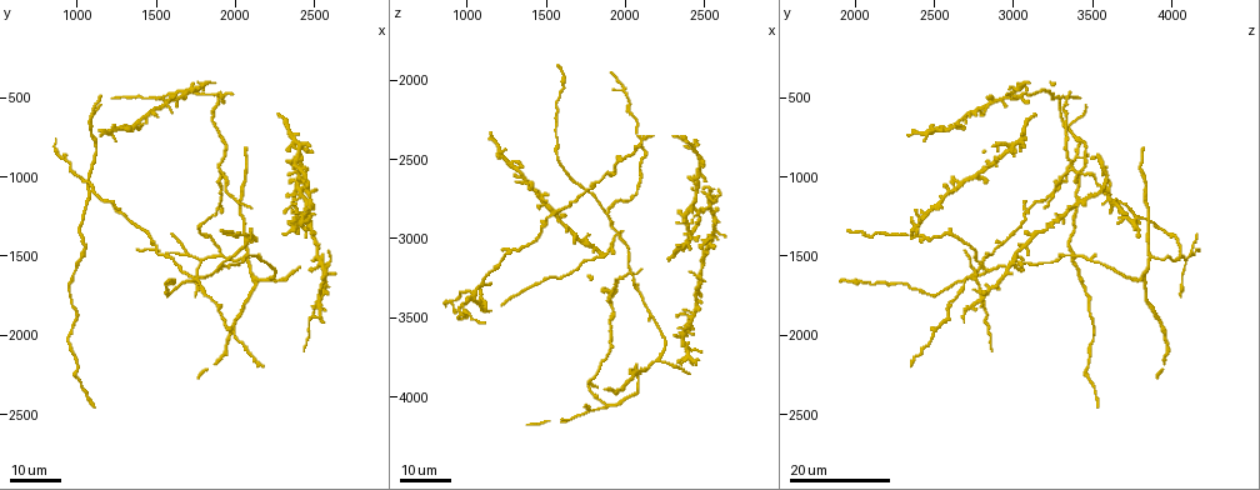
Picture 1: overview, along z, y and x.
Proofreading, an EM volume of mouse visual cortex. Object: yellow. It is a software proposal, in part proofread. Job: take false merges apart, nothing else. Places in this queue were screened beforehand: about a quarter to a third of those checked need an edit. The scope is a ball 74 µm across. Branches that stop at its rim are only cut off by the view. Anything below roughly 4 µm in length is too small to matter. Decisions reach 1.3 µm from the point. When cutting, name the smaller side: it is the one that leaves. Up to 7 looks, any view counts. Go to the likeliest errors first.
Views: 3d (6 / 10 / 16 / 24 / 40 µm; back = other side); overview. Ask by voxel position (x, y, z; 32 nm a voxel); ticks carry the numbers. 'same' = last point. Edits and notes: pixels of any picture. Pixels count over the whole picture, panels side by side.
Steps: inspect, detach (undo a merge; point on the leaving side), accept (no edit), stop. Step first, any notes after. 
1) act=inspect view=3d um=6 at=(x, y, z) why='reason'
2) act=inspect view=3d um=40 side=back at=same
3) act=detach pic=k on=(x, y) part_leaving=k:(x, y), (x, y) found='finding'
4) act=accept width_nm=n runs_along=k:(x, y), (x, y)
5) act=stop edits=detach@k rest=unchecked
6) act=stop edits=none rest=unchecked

act=inspect view=3d um=16 at=(1780, 1660, 2720) why='looks like a crossing'

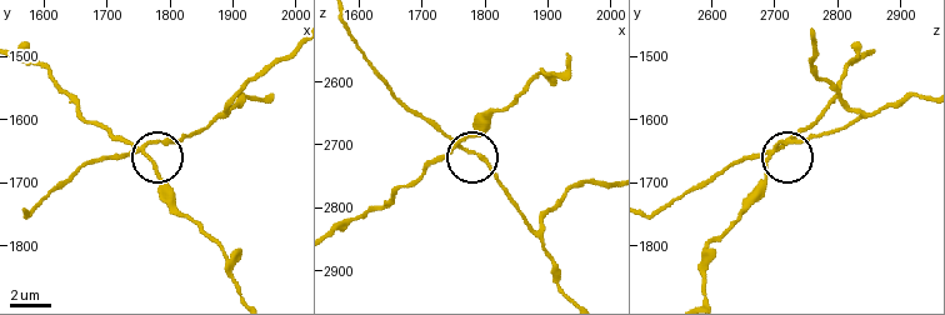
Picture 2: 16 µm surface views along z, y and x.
act=inspect view=3d um=10 at=(1760, 1650, 2700)

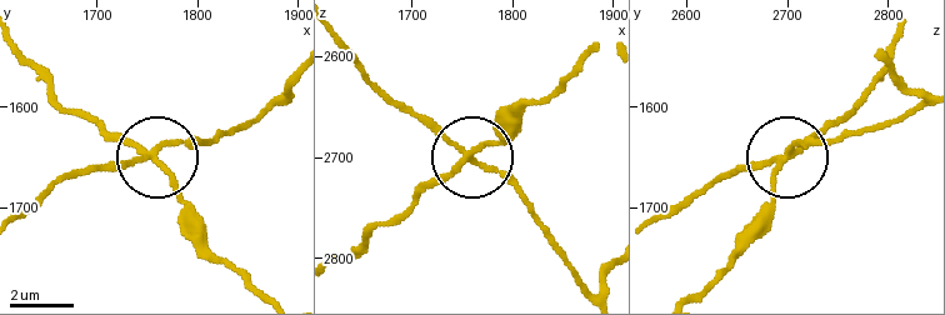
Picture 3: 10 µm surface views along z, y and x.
act=detach pic=3 on=(178, 194) width_nm=160 part_leaving=3:(149, 155), (63, 104), (21, 50) found='a second neuron is stuck on'

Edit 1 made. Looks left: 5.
act=inspect view=3d um=24 at=(1900, 960, 3380) why='thin arm on a thick one'

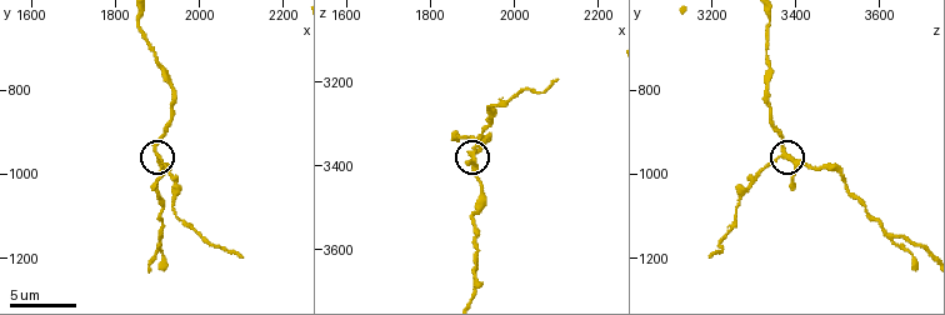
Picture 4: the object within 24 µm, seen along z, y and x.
act=inspect view=3d um=10 at=(1900, 955, 3370) why='zoom in'

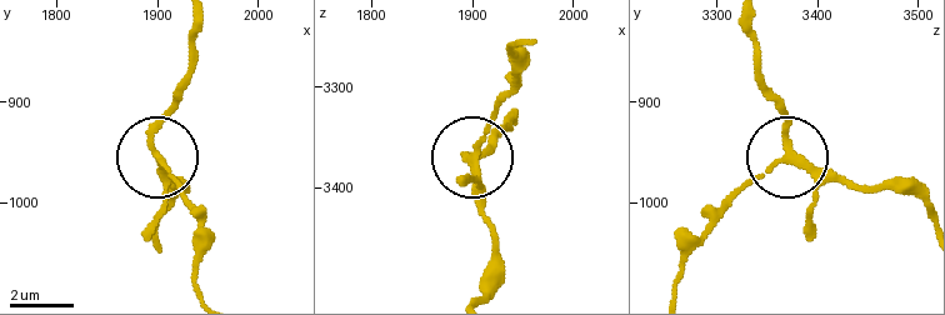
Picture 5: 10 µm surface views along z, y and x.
act=accept side_arm_um=14 runs_along=5:(923, 203), (785, 159), (715, 216) found='one neuron here'

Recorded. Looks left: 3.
act=inspect view=3d um=24 at=(1100, 680, 3340) why='three-way junction'

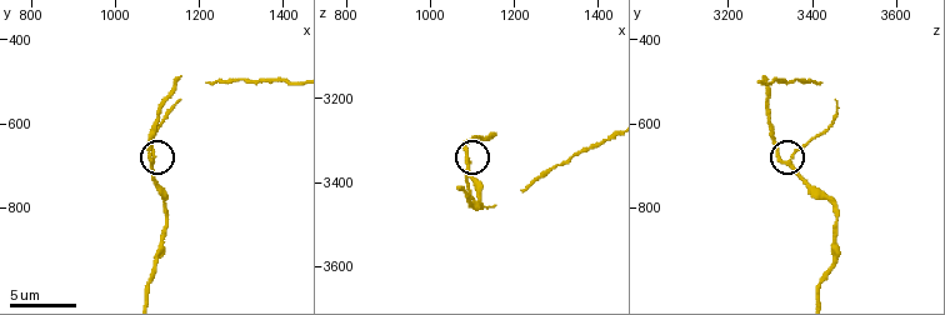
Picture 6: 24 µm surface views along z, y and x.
act=inspect view=3d um=10 at=(1085, 695, 3340) why='closer look'

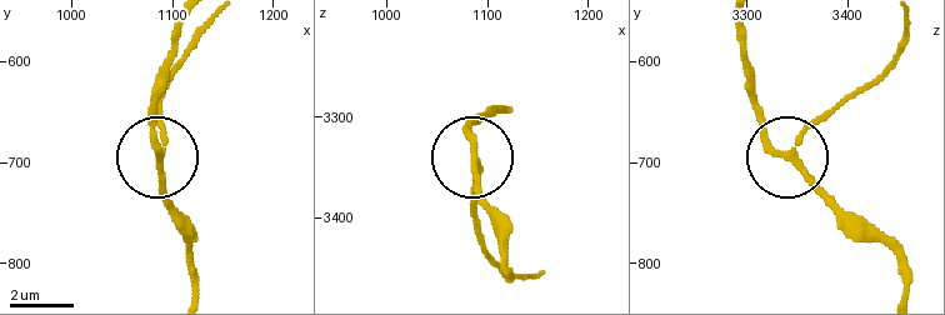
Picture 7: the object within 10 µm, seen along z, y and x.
act=inspect view=3d um=10 side=back at=(1086, 690, 3338)

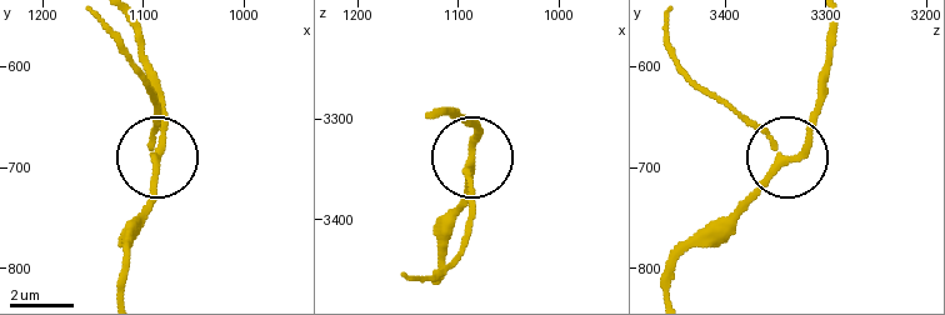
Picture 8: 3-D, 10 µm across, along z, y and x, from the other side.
act=accept side_arm_um=8 found='all the same neuron'

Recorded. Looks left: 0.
act=stop edits=detach@3 rest=unchecked

